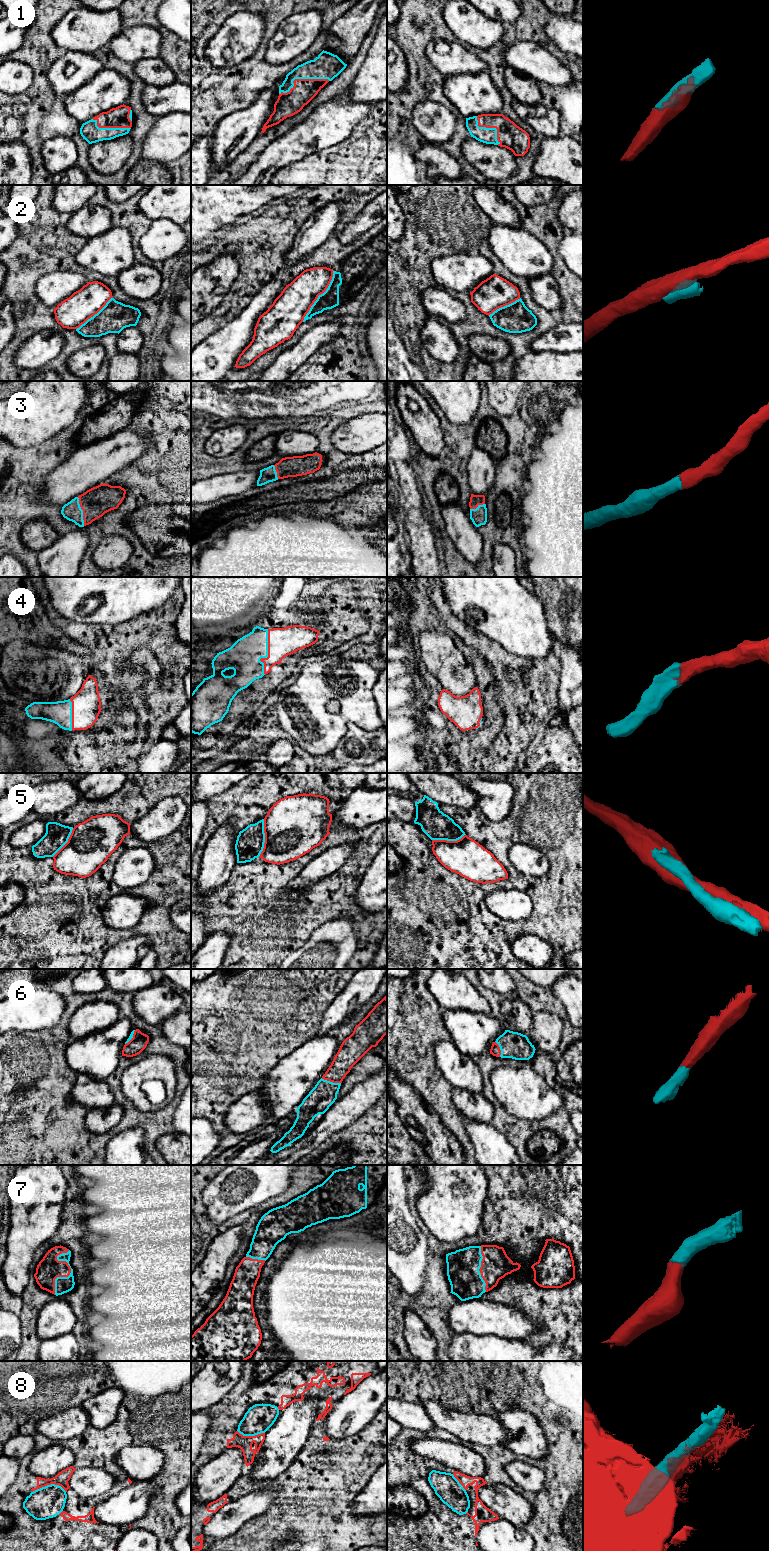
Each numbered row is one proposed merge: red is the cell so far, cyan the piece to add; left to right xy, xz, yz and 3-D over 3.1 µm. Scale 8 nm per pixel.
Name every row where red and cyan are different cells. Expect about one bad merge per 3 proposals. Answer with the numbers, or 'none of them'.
2, 5, 8

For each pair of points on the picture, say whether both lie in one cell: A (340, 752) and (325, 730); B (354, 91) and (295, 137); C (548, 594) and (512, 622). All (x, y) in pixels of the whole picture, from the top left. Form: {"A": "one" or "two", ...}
{"A": "two", "B": "two", "C": "two"}

